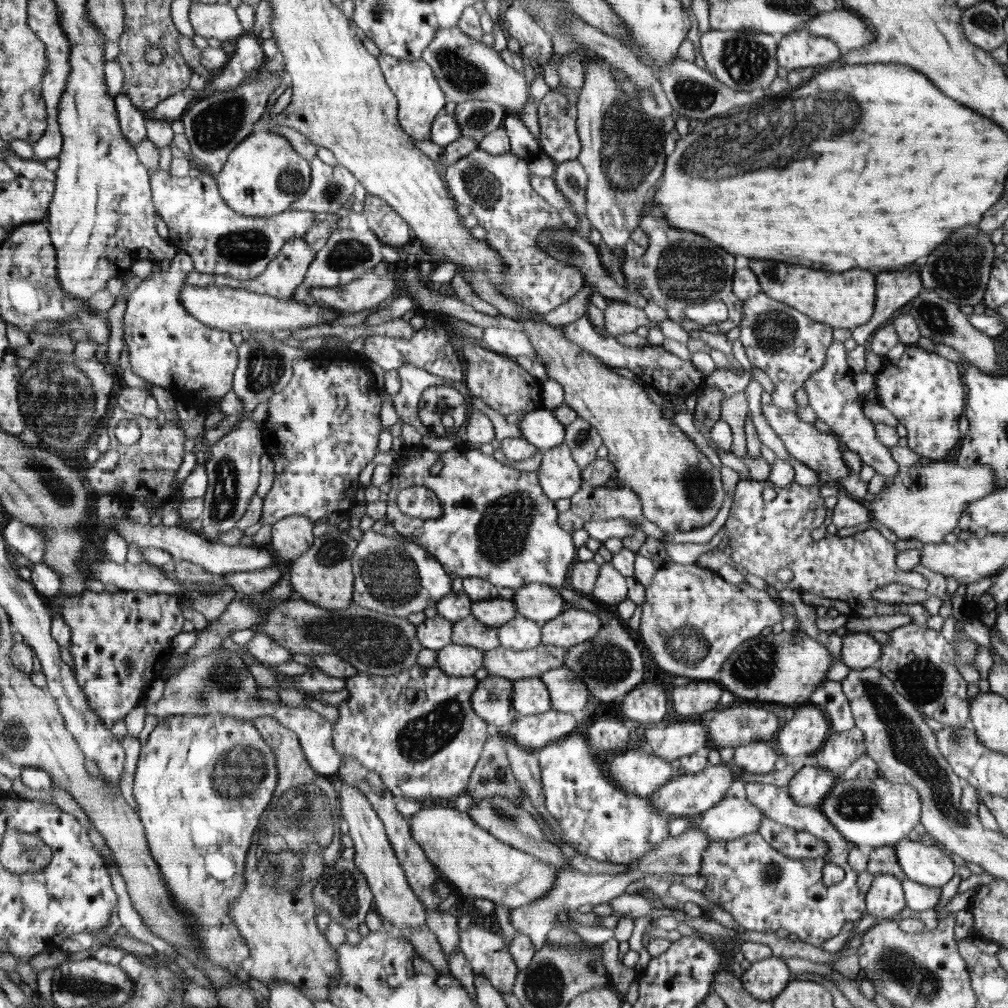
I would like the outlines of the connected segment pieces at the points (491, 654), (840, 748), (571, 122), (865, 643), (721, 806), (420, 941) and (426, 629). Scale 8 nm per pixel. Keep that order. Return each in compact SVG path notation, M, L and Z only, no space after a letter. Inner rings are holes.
M543 643L539 647L522 651L500 646L484 652L484 668L490 677L500 676L512 681L534 678L562 667L567 652L564 648Z
M854 726L846 732L830 732L825 743L816 752L816 757L820 768L828 768L834 778L839 778L845 769L864 754L867 754L864 734Z
M550 91L538 104L539 144L555 164L576 160L581 142L576 128L577 108L566 96Z
M848 632L842 638L840 660L852 670L877 666L882 655L881 644L865 633Z
M724 797L715 807L691 816L692 825L700 828L700 832L706 834L709 841L734 840L741 836L758 832L758 827L766 814L752 804L748 799L738 797Z
M424 924L420 930L412 932L408 937L414 948L418 950L418 954L420 954L424 960L428 960L439 974L451 974L442 946L440 942L438 942L437 936L428 928L427 924Z
M436 615L426 617L422 624L417 625L419 644L428 650L439 651L451 644L451 635L455 624L446 618Z

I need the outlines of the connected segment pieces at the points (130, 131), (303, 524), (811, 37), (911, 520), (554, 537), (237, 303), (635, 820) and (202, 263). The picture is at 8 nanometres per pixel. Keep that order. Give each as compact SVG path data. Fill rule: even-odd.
M118 94L115 97L116 111L119 112L120 129L124 137L134 145L142 143L147 138L145 111L136 108L126 94Z
M285 516L271 526L272 541L266 549L270 549L277 560L298 559L315 543L313 523L307 516Z
M804 31L783 34L779 45L780 67L791 71L798 68L833 66L841 49L832 40Z
M955 459L930 461L926 466L911 466L902 469L892 480L886 480L880 494L876 494L874 501L867 504L871 519L894 532L899 540L917 540L922 543L940 544L947 534L959 527L960 515L965 506L974 500L980 500L996 491L996 476L988 464L978 464L972 468L962 468Z
M465 446L442 453L422 447L411 448L408 462L397 467L400 482L388 494L387 517L399 535L408 536L416 544L422 545L452 578L484 578L498 588L513 590L534 583L548 584L554 588L564 586L568 568L576 558L576 546L572 544L570 533L558 525L559 512L555 502L543 492L537 472L520 471L498 461L494 455L486 455ZM440 462L440 472L432 474L430 468ZM409 486L425 486L436 494L441 505L441 514L437 519L410 519L397 508L397 495Z
M184 285L179 291L179 302L184 304L184 308L196 317L196 320L204 322L210 328L223 329L224 332L241 332L243 334L250 331L278 331L307 328L322 323L336 324L336 318L344 315L344 312L334 310L332 306L324 306L316 302L313 305L298 303L295 300L284 301L259 293L249 292L238 287L196 287Z
M572 733L564 742L538 749L544 803L558 820L564 842L576 852L610 864L629 864L642 858L670 836L672 817L656 812L648 797L636 796L611 784L608 772L590 758L586 738Z
M162 168L154 169L152 172L152 196L155 200L156 212L160 213L162 220L168 227L168 240L176 243L178 248L188 253L195 263L195 270L209 275L224 275L233 280L252 280L260 276L271 262L274 262L276 255L284 243L292 237L304 237L316 216L312 212L300 210L287 211L266 217L244 216L236 213L220 195L219 184L213 175L208 172L201 172L197 177L175 177Z

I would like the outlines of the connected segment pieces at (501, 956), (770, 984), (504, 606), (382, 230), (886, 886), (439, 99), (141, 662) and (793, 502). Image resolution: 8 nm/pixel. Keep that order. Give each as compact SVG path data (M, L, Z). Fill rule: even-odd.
M470 923L459 935L460 949L475 976L486 978L502 994L513 993L519 969L502 934Z
M770 957L753 962L740 978L744 989L757 1000L772 1002L786 990L794 976L780 957Z
M501 598L472 602L471 615L482 624L500 628L518 614L513 600Z
M367 194L363 201L363 212L367 224L372 232L383 242L397 249L401 249L410 240L408 223L379 196Z
M892 874L874 875L874 882L865 893L865 911L881 922L894 920L906 908L901 882Z
M381 53L378 60L383 66L384 77L387 78L392 93L398 98L398 118L404 132L407 132L412 140L430 140L432 123L435 122L436 116L443 112L447 102L446 94L439 85L438 78L435 77L434 69L422 58L405 62Z
M84 589L72 599L66 599L61 613L71 633L70 654L74 660L74 672L84 696L88 698L88 706L96 712L104 724L111 728L117 720L123 718L143 701L144 693L152 680L162 675L166 662L170 660L174 650L172 639L183 632L184 616L180 605L183 596L164 593L143 593L138 591L118 591L109 593L94 592Z
M740 480L730 516L722 527L728 531L731 540L731 561L774 586L777 592L782 589L800 590L822 598L841 600L850 605L855 616L870 618L903 614L908 622L926 623L931 615L922 603L888 604L874 600L872 592L888 584L905 584L916 589L927 589L929 585L920 574L912 570L903 572L896 567L899 551L878 530L871 529L845 538L829 534L822 540L812 538L812 531L826 522L827 507L819 490L820 484L804 487L794 481L788 486L774 486L768 480ZM767 486L776 492L772 502L766 502L762 497ZM779 570L791 570L794 578L788 582L778 580L776 574Z

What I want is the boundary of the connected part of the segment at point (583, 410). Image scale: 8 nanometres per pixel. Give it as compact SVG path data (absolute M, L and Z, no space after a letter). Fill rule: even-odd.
M531 312L532 319L526 320L516 320L524 327L524 332L530 337L530 341L534 343L536 351L538 351L538 357L542 357L542 364L546 368L548 378L556 380L563 386L564 390L564 404L570 406L577 412L578 417L590 422L595 429L598 429L598 433L603 440L603 445L608 448L607 459L612 462L615 466L615 470L618 471L618 480L623 486L628 486L632 491L640 498L641 504L643 505L644 516L648 521L654 523L656 526L660 527L664 533L676 533L680 532L690 532L693 529L702 528L702 526L710 525L710 522L716 518L722 508L722 503L724 502L725 492L722 488L722 482L720 480L720 469L712 465L709 459L701 452L701 450L695 445L693 441L684 433L674 422L668 418L664 418L662 408L657 404L654 404L648 396L646 396L646 390L642 390L642 386L636 382L634 379L629 379L612 370L612 366L607 366L600 360L596 358L594 354L584 351L584 348L580 348L578 344L570 342L566 336L564 336L564 326L552 327L549 324L542 322L537 319L537 313Z

